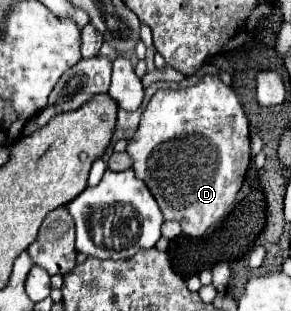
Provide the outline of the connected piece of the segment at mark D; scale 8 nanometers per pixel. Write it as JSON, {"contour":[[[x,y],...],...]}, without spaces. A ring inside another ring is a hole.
{"contour":[[[206,75],[194,87],[156,91],[126,151],[134,159],[136,177],[148,185],[164,219],[176,219],[182,225],[184,235],[202,237],[234,207],[236,193],[240,191],[252,161],[250,139],[248,119],[234,89],[224,85],[216,75]]]}

